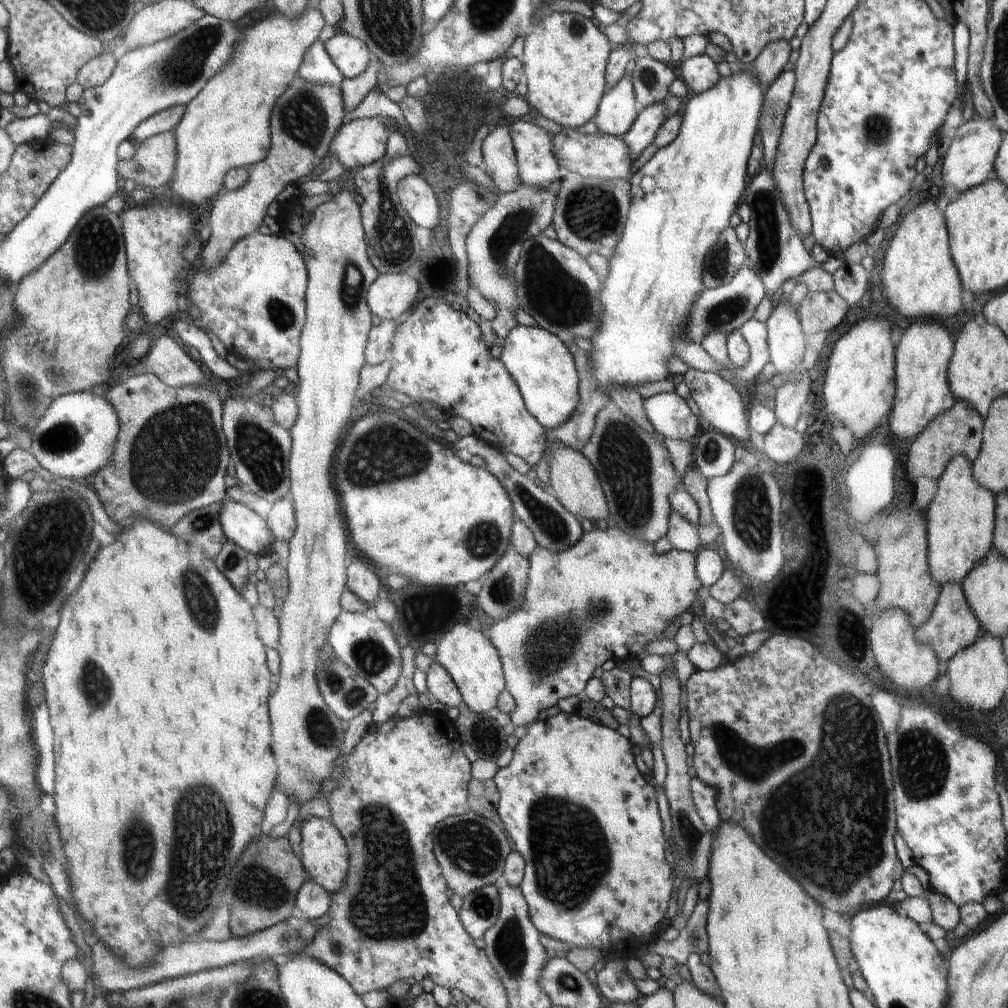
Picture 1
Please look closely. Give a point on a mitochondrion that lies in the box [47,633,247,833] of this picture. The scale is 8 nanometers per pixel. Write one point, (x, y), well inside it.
(97, 685)

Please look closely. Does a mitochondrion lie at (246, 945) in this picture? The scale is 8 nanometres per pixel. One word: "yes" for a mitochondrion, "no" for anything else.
no

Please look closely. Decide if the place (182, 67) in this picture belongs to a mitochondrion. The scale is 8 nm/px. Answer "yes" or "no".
yes

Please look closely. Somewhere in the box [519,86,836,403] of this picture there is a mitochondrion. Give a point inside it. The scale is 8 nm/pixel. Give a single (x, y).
(591, 212)

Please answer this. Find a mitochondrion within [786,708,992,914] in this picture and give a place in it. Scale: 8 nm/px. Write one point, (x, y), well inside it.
(922, 756)

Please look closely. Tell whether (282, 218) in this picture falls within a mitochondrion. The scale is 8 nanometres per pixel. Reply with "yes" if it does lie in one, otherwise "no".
no

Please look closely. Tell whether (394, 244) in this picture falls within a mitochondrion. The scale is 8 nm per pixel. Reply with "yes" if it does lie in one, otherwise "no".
yes

